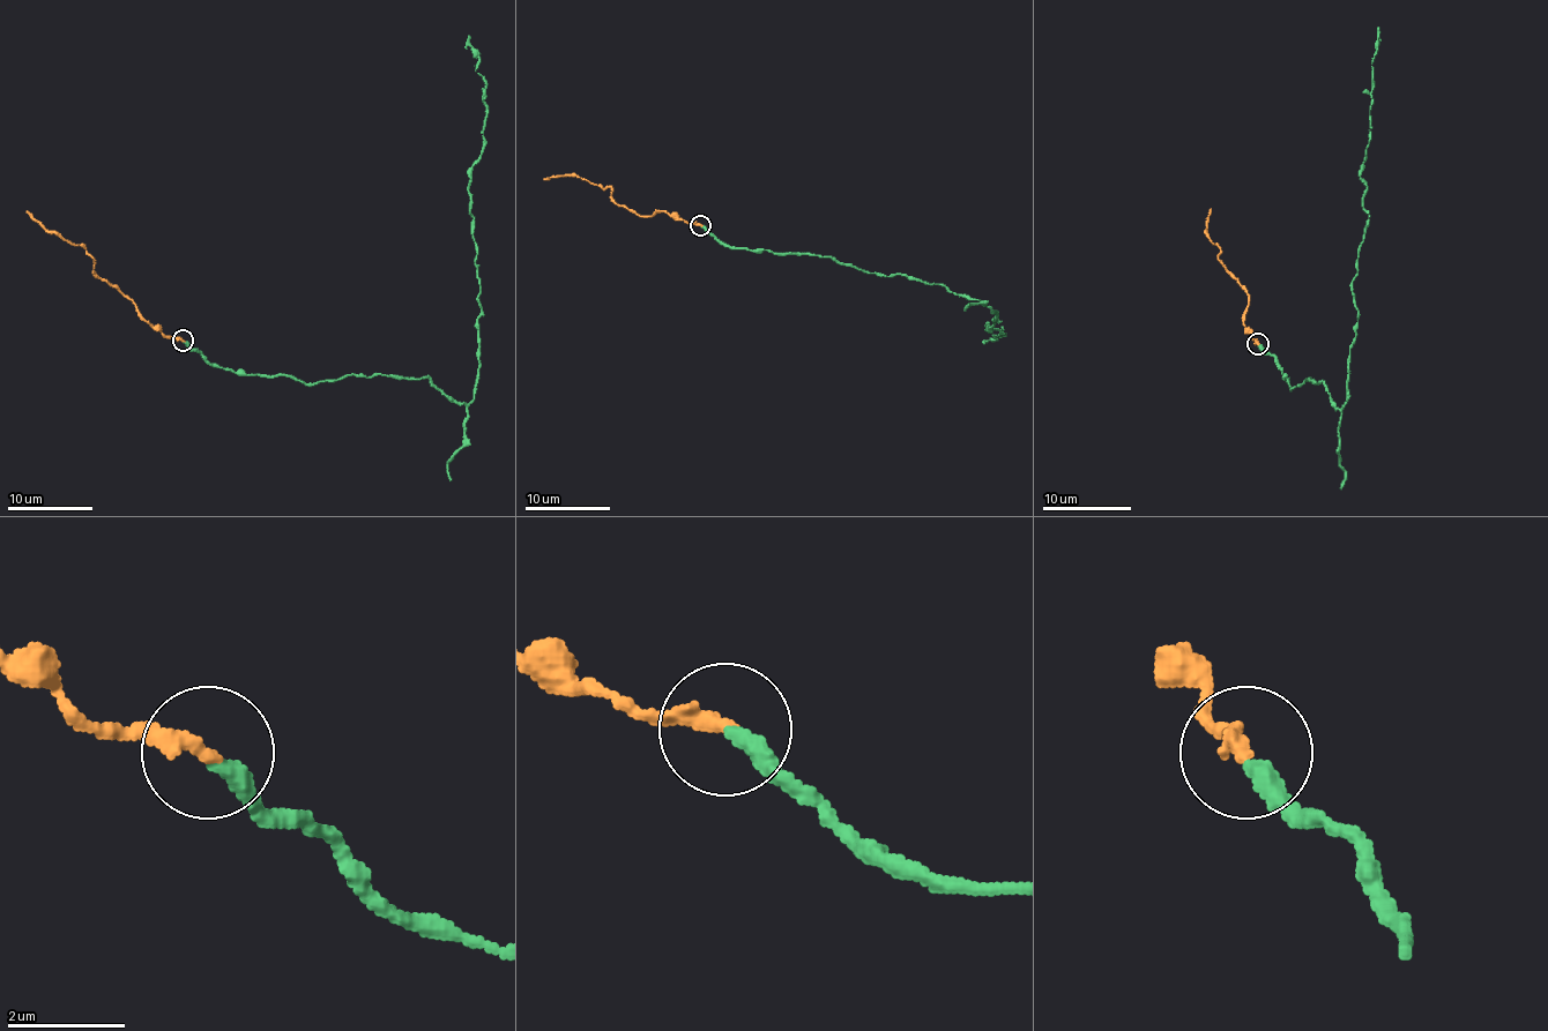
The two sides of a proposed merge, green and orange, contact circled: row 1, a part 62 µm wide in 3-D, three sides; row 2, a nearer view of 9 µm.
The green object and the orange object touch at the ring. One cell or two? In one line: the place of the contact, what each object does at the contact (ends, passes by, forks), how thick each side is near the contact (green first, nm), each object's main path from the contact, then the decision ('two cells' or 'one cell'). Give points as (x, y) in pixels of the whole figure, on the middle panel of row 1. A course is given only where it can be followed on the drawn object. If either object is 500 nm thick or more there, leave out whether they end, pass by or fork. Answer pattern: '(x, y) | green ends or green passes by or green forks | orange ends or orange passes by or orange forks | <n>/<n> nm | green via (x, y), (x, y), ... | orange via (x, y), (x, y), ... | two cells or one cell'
(700, 225) | green ends | orange ends | 320/280 nm | green via (700, 225), (727, 247), (943, 283), (998, 315), (987, 330), (1004, 334), (985, 341) | orange via (700, 225), (663, 210), (638, 215), (610, 196), (610, 187), (604, 189), (574, 174), (544, 179) | one cell

